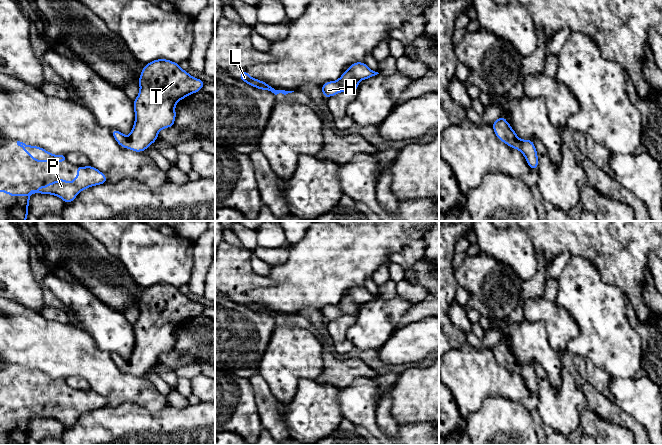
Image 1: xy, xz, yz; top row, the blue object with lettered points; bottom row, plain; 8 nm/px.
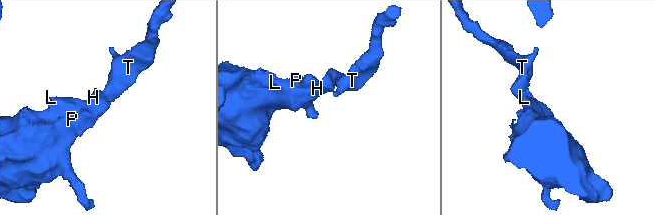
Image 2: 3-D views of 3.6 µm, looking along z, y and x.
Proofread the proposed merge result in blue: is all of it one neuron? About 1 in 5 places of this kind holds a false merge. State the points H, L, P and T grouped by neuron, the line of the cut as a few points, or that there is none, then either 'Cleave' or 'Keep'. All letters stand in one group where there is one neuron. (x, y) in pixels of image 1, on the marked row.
Groups: H L P T. No split. Keep

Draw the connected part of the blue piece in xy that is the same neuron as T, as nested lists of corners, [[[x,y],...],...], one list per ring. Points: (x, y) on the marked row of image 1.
[[[157,59],[145,64],[139,77],[140,91],[133,101],[135,122],[126,137],[113,129],[117,143],[135,152],[145,151],[158,137],[160,130],[174,126],[178,101],[200,91],[205,82],[189,75],[180,64]]]

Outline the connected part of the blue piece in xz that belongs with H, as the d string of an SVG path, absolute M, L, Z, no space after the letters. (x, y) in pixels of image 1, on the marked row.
M356 62L349 66L337 81L328 81L321 86L325 98L334 96L344 91L355 92L361 80L369 79L379 74L371 70L364 62Z

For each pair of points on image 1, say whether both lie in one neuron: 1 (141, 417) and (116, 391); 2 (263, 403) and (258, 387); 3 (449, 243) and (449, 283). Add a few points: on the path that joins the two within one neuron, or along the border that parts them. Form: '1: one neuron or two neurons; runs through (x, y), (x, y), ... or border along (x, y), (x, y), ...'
1: two neurons; border along (108, 405), (116, 407), (133, 402), (148, 410)
2: one neuron; runs through (263, 399), (262, 391)
3: one neuron; runs through (449, 253), (449, 273)

